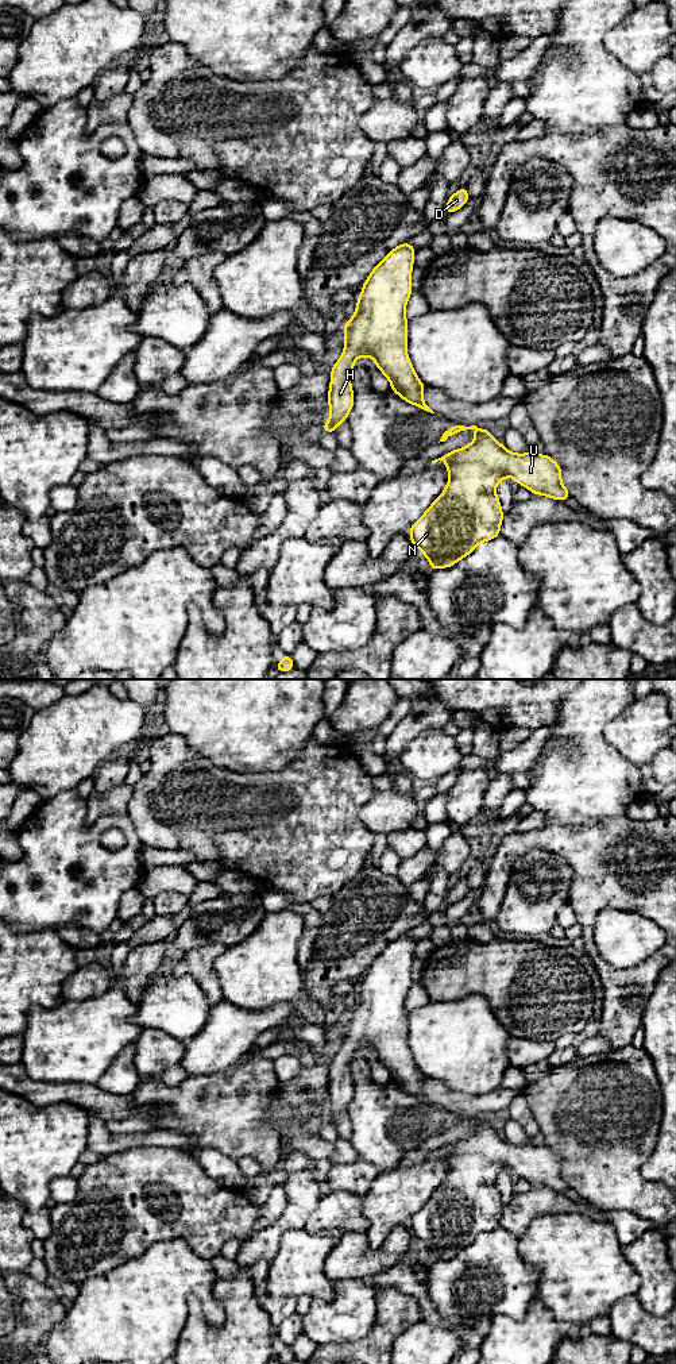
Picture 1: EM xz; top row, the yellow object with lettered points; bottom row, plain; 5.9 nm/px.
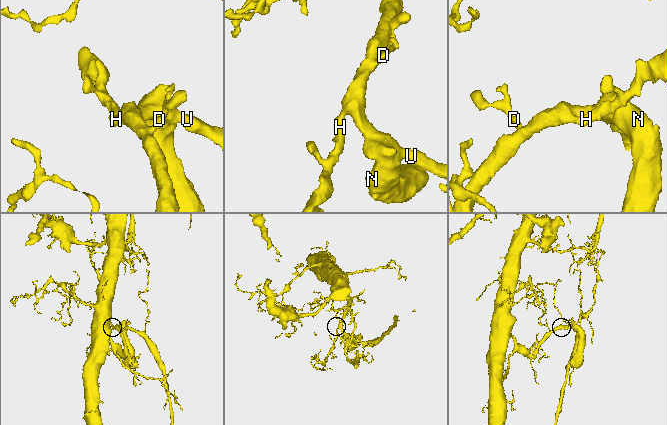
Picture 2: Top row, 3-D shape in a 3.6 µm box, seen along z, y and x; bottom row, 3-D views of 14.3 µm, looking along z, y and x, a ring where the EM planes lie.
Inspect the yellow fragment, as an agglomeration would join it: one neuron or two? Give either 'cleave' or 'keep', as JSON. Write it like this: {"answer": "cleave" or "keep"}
{"answer": "keep"}

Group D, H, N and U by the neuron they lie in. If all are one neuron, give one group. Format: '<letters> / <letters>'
D H N U

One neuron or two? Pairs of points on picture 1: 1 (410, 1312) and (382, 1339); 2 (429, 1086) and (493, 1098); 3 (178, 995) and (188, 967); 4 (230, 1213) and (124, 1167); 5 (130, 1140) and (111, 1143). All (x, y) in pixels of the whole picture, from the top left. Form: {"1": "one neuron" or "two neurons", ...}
{"1": "one neuron", "2": "one neuron", "3": "two neurons", "4": "one neuron", "5": "one neuron"}

